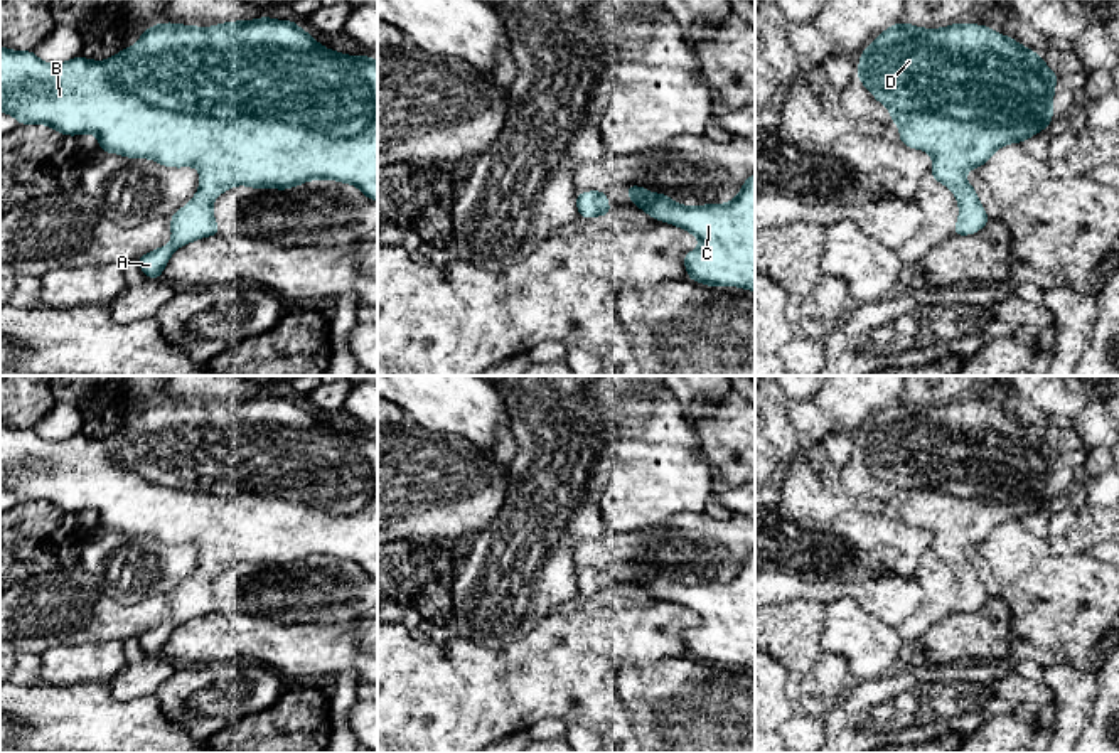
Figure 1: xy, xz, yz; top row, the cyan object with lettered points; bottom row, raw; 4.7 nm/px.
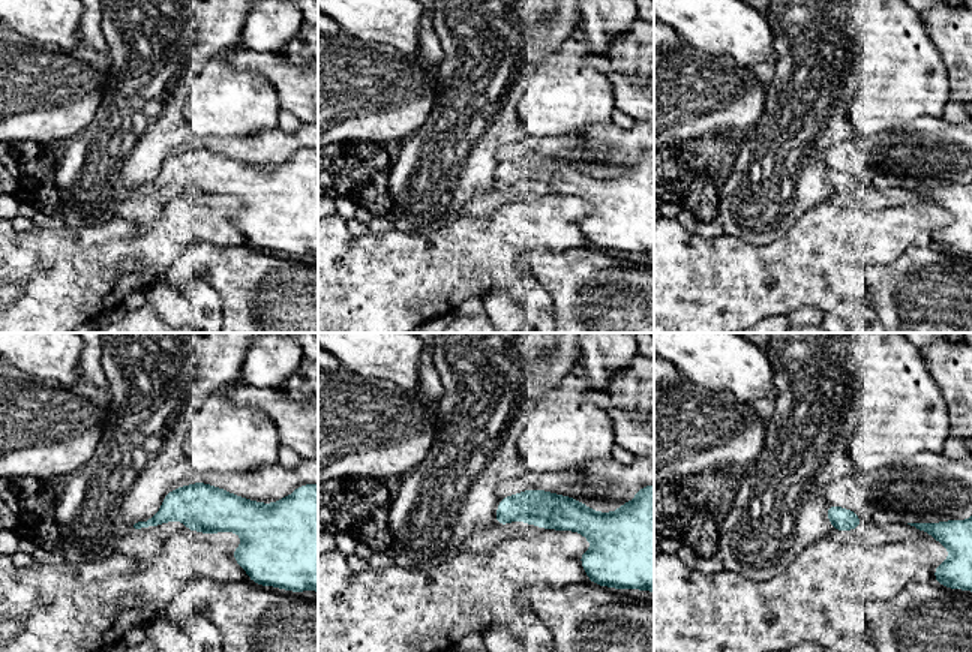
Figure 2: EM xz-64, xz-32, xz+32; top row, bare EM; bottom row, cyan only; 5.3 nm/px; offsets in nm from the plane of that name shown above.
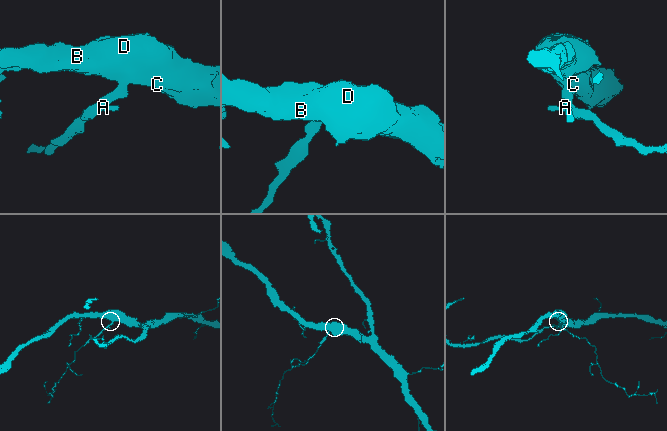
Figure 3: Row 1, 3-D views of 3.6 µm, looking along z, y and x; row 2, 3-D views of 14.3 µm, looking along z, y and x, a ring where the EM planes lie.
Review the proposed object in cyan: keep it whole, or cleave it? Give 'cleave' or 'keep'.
keep

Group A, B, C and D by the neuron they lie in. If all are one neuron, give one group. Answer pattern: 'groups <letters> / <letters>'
groups A B C D

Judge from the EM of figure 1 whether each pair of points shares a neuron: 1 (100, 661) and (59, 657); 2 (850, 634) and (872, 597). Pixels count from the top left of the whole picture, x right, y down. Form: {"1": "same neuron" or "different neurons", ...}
{"1": "same neuron", "2": "different neurons"}

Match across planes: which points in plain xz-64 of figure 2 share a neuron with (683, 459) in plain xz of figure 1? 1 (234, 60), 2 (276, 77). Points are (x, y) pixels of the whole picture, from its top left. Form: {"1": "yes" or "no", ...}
{"1": "no", "2": "no"}

